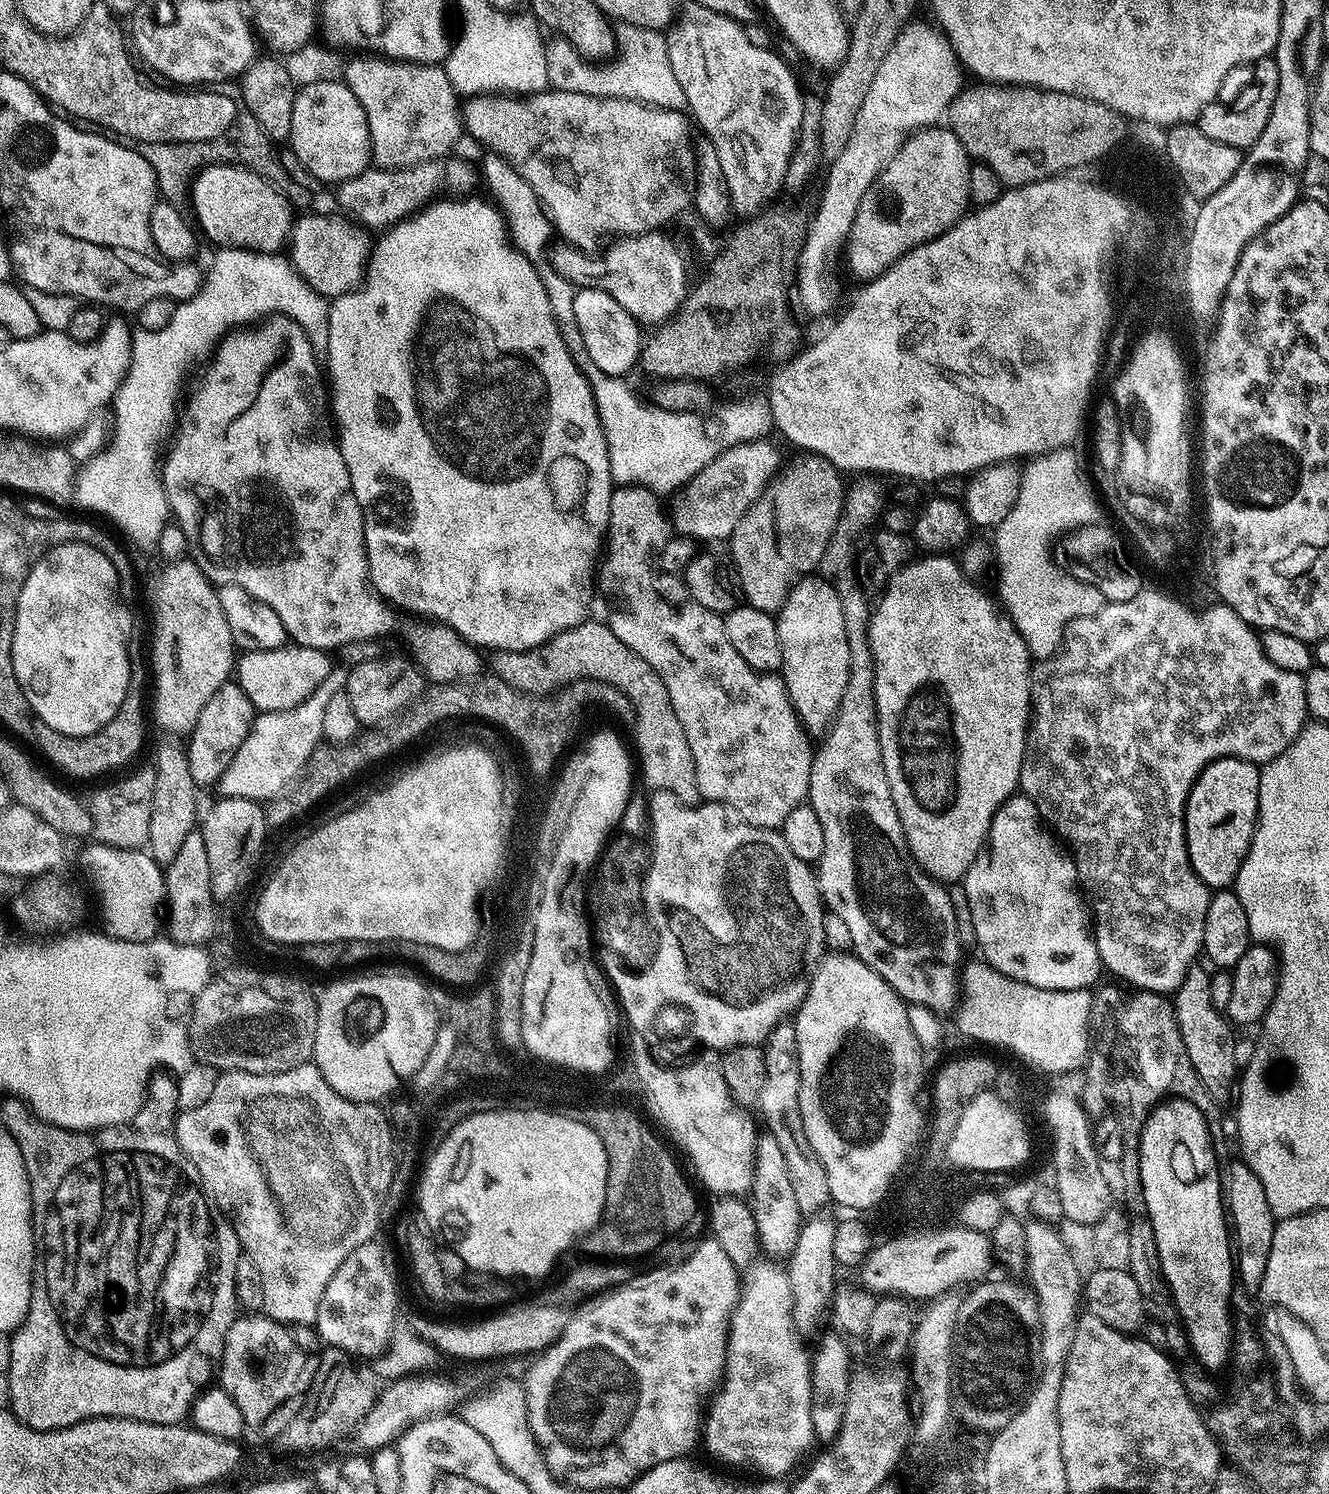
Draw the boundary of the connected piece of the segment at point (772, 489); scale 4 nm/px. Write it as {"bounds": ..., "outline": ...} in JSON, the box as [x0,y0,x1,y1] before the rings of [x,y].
{"bounds":[730,454,846,613],"outline":[[[811,454],[803,458],[805,460],[794,465],[788,473],[785,471],[774,480],[767,491],[750,506],[750,510],[746,510],[742,522],[738,522],[738,526],[734,528],[730,541],[730,563],[736,569],[736,578],[743,599],[752,608],[763,612],[779,613],[793,586],[802,577],[813,575],[819,569],[820,563],[824,561],[827,546],[842,521],[846,495],[845,477],[840,469],[835,468],[826,458]]]}

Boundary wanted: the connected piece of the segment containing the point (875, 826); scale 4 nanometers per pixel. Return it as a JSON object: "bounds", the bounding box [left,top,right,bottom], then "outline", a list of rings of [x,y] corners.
{"bounds":[807,580,965,1014],"outline":[[[840,580],[840,587],[836,589],[842,602],[842,610],[846,618],[846,634],[850,642],[850,654],[852,655],[852,673],[846,682],[846,694],[842,694],[840,708],[836,712],[836,718],[832,727],[828,730],[823,739],[824,745],[815,749],[812,758],[812,769],[810,770],[810,786],[808,787],[807,803],[812,805],[814,814],[822,822],[822,834],[826,837],[826,850],[822,850],[822,858],[818,862],[818,887],[827,911],[838,914],[842,922],[850,930],[851,951],[859,956],[860,961],[870,966],[884,981],[890,985],[900,999],[909,1005],[928,1007],[932,1012],[945,1014],[944,1012],[955,1013],[958,1008],[958,1001],[962,996],[962,961],[965,959],[964,952],[960,949],[960,928],[956,925],[956,908],[948,897],[948,892],[943,883],[933,880],[920,863],[912,857],[910,846],[906,842],[906,834],[902,822],[898,818],[898,810],[894,806],[894,798],[890,794],[890,782],[886,778],[886,770],[882,766],[882,750],[880,739],[876,729],[876,699],[874,698],[874,676],[872,674],[872,651],[868,646],[868,618],[870,615],[870,604],[867,604],[865,593],[862,591],[857,580]]]}

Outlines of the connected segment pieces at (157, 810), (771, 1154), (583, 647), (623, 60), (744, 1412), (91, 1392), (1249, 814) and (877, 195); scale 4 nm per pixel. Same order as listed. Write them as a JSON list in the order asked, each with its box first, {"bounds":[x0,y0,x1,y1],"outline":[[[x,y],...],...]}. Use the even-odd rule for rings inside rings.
[{"bounds":[146,734,198,866],"outline":[[[176,734],[161,735],[161,740],[156,744],[156,777],[154,778],[154,790],[152,791],[152,805],[150,806],[150,834],[146,851],[157,864],[166,866],[174,862],[174,854],[178,854],[179,847],[182,846],[186,834],[190,834],[198,824],[198,812],[196,816],[196,792],[198,785],[190,774],[190,762],[188,761],[188,749],[185,741]]]},{"bounds":[750,1134,802,1258],"outline":[[[760,1134],[756,1138],[756,1165],[750,1189],[751,1196],[750,1207],[763,1251],[768,1251],[765,1253],[774,1258],[787,1257],[798,1242],[802,1214],[798,1210],[798,1197],[794,1194],[794,1185],[790,1180],[790,1170],[786,1157],[782,1154],[782,1146],[778,1146],[778,1138],[769,1134]]]},{"bounds":[491,618,701,806],"outline":[[[589,618],[536,648],[525,652],[496,652],[493,657],[491,671],[499,680],[520,692],[551,694],[573,680],[601,680],[612,685],[621,697],[636,700],[634,752],[638,757],[639,775],[640,772],[644,775],[649,789],[674,794],[682,806],[701,803],[698,778],[694,774],[694,754],[690,754],[690,742],[686,742],[682,722],[678,722],[678,714],[674,714],[662,678],[658,678],[655,670],[630,650],[630,646],[626,646],[607,623],[600,621],[599,624],[595,618]]]},{"bounds":[546,23,687,112],"outline":[[[617,23],[614,28],[614,55],[607,62],[589,62],[571,41],[552,39],[546,43],[546,74],[549,85],[555,91],[637,100],[639,104],[651,104],[654,108],[669,108],[675,112],[687,109],[686,94],[682,94],[682,86],[670,67],[668,41],[663,31]]]},{"bounds":[702,1258,814,1478],"outline":[[[757,1258],[752,1265],[743,1269],[742,1283],[740,1286],[740,1296],[736,1299],[736,1307],[730,1313],[728,1321],[728,1342],[724,1353],[724,1371],[722,1373],[722,1383],[715,1389],[716,1397],[712,1400],[712,1405],[708,1408],[702,1420],[702,1444],[708,1447],[708,1452],[716,1460],[721,1460],[724,1464],[729,1464],[732,1468],[749,1468],[752,1472],[757,1472],[760,1478],[784,1478],[787,1472],[803,1458],[808,1452],[808,1447],[814,1444],[812,1434],[812,1423],[810,1422],[810,1406],[812,1405],[812,1365],[810,1363],[809,1349],[804,1349],[805,1337],[800,1329],[794,1324],[794,1298],[790,1292],[790,1278],[783,1267],[780,1268],[775,1259]]]},{"bounds":[2,1074,242,1432],"outline":[[[168,1074],[153,1075],[148,1086],[144,1109],[136,1115],[135,1120],[127,1124],[121,1124],[115,1128],[98,1128],[90,1132],[72,1132],[69,1128],[59,1128],[53,1124],[47,1124],[41,1116],[35,1116],[32,1109],[19,1098],[8,1098],[8,1101],[4,1104],[2,1122],[6,1126],[10,1138],[14,1138],[14,1142],[18,1142],[18,1150],[22,1150],[22,1162],[26,1162],[26,1174],[28,1175],[30,1194],[32,1195],[32,1232],[36,1235],[36,1254],[38,1257],[38,1271],[35,1273],[32,1282],[32,1297],[30,1298],[28,1317],[24,1319],[24,1323],[16,1329],[14,1335],[11,1337],[11,1340],[13,1339],[12,1345],[7,1345],[6,1348],[9,1358],[6,1379],[8,1381],[10,1411],[26,1426],[30,1426],[34,1430],[49,1432],[50,1430],[58,1430],[59,1428],[69,1428],[83,1420],[93,1420],[96,1416],[125,1416],[131,1420],[141,1420],[142,1422],[150,1422],[151,1424],[179,1424],[191,1413],[192,1405],[195,1403],[196,1397],[205,1385],[209,1383],[207,1380],[211,1376],[213,1379],[214,1373],[217,1371],[220,1363],[220,1358],[224,1355],[224,1339],[230,1330],[230,1326],[238,1319],[238,1311],[236,1312],[236,1267],[239,1266],[240,1260],[242,1261],[242,1249],[240,1240],[236,1237],[236,1232],[232,1228],[228,1217],[223,1214],[216,1214],[216,1217],[212,1217],[214,1208],[208,1199],[208,1193],[204,1191],[198,1170],[186,1158],[186,1154],[182,1154],[182,1150],[178,1146],[178,1142],[176,1141],[177,1102],[178,1090],[176,1089],[176,1080]]]},{"bounds":[1184,756,1260,890],"outline":[[[1233,756],[1207,764],[1193,782],[1184,808],[1184,837],[1192,869],[1209,889],[1224,890],[1235,885],[1238,870],[1252,845],[1259,793],[1260,768]]]},{"bounds":[848,126,973,281],"outline":[[[929,126],[911,133],[870,190],[866,190],[858,206],[848,252],[861,281],[881,276],[907,252],[953,228],[969,211],[973,161],[951,127],[940,127]]]}]

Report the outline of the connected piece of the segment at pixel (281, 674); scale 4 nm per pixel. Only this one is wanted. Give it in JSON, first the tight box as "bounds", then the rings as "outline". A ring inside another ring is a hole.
{"bounds":[234,643,334,712],"outline":[[[289,643],[282,648],[256,648],[239,657],[234,665],[234,680],[250,698],[253,709],[260,712],[290,710],[309,698],[315,687],[334,667],[329,653],[323,648],[301,648]]]}

